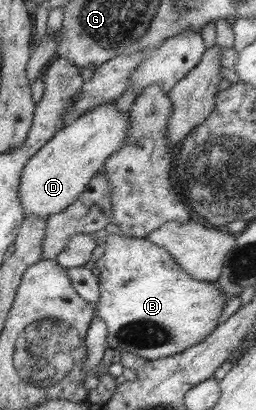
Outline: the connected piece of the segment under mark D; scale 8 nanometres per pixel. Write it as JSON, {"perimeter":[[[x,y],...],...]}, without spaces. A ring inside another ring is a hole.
{"perimeter":[[[112,100],[84,112],[82,116],[56,131],[22,167],[18,200],[24,215],[47,218],[47,215],[56,214],[72,204],[86,188],[90,178],[103,170],[104,161],[123,146],[129,134],[128,121],[128,112],[118,112]]]}

